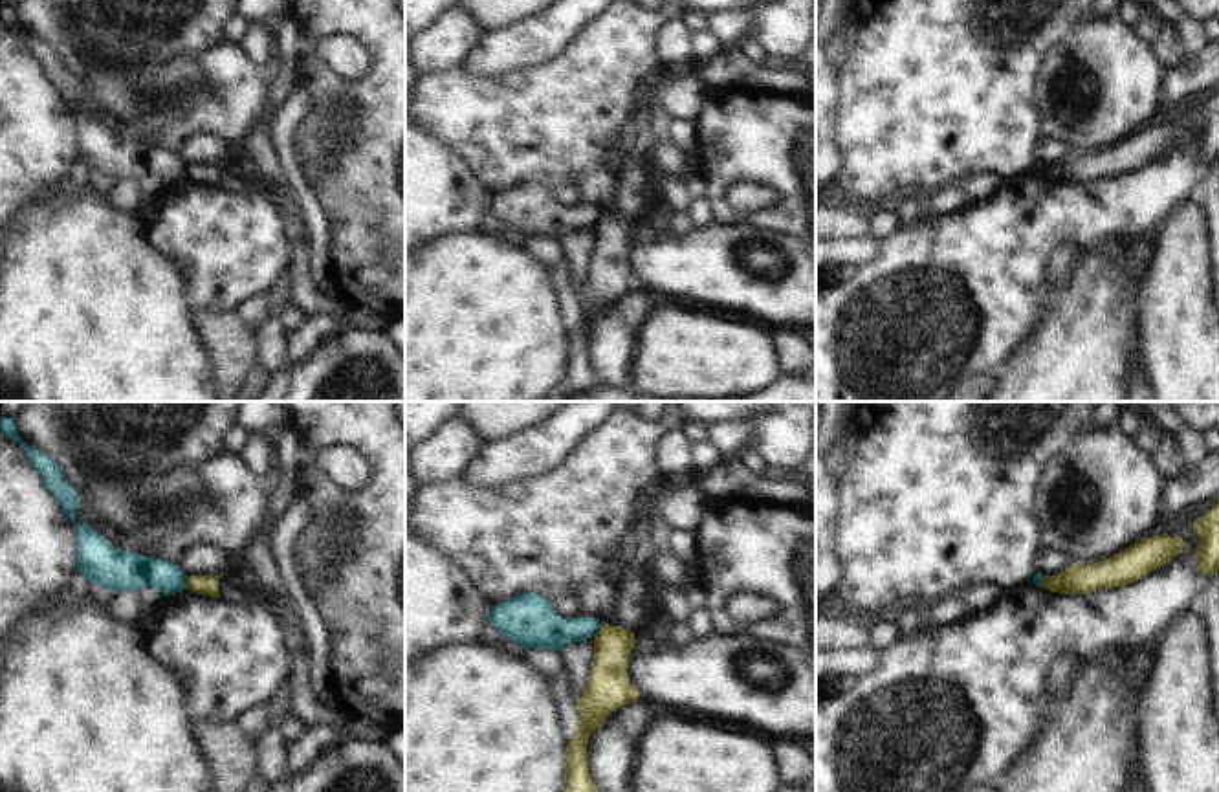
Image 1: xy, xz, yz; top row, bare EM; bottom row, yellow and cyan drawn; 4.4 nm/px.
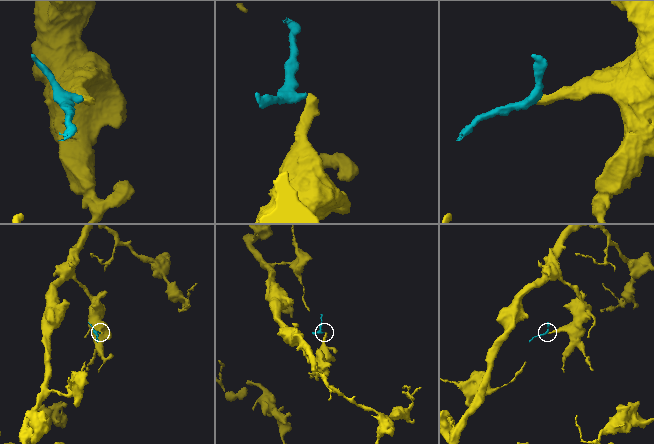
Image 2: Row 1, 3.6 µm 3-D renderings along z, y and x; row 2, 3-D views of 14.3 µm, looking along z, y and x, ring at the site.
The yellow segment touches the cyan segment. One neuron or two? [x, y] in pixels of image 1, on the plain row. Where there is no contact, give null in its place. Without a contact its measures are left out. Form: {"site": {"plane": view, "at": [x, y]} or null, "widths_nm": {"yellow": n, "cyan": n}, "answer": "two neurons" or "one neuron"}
{"site": {"plane": "xz", "at": [598, 219]}, "widths_nm": {"yellow": 190, "cyan": 180}, "answer": "two neurons"}

